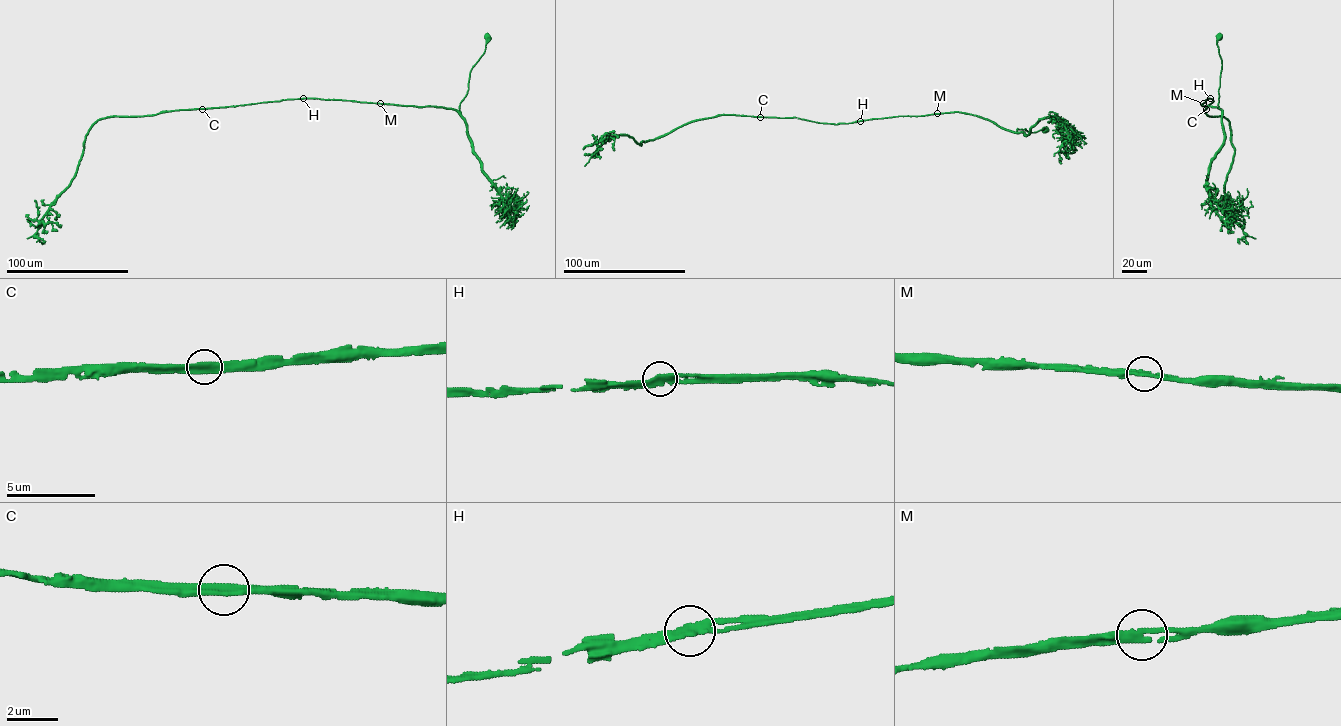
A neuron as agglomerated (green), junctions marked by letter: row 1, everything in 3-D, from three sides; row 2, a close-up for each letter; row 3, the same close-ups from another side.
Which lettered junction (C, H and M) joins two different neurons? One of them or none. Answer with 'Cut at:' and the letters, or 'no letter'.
Cut at: no letter

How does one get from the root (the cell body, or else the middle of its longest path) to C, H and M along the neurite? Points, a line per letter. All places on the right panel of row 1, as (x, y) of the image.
C: (1219, 36), (1222, 69), (1218, 105), (1223, 113), (1201, 105), (1210, 98), (1214, 101), (1206, 108)
H: (1219, 36), (1217, 45), (1222, 69), (1218, 105), (1222, 113), (1216, 107), (1201, 105), (1210, 98)
M: (1219, 36), (1217, 45), (1222, 69), (1218, 105), (1223, 113), (1203, 103)

